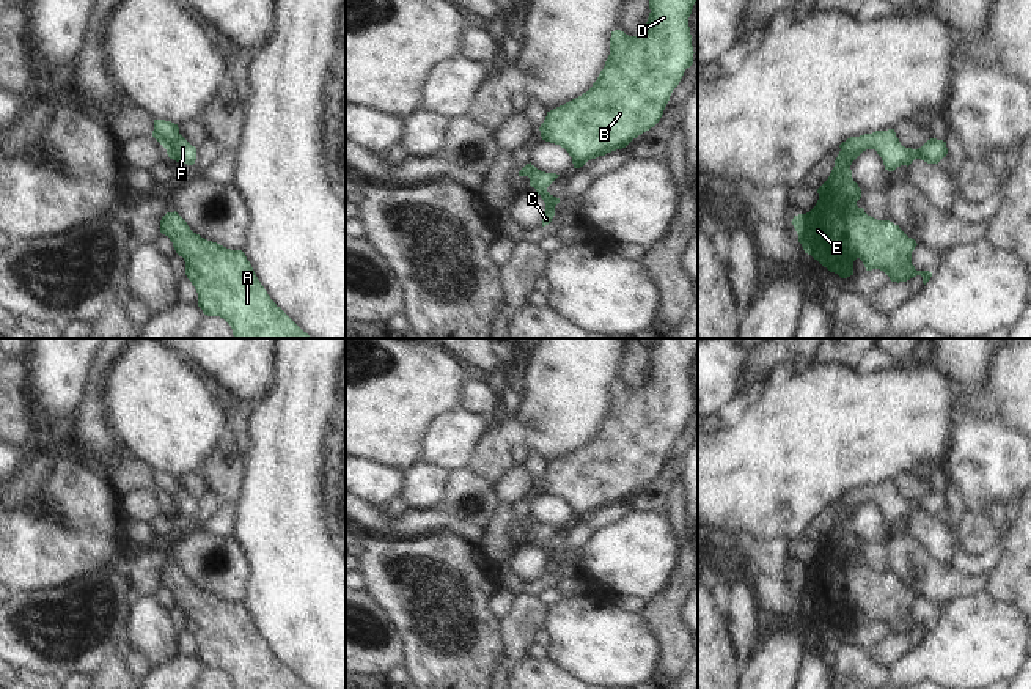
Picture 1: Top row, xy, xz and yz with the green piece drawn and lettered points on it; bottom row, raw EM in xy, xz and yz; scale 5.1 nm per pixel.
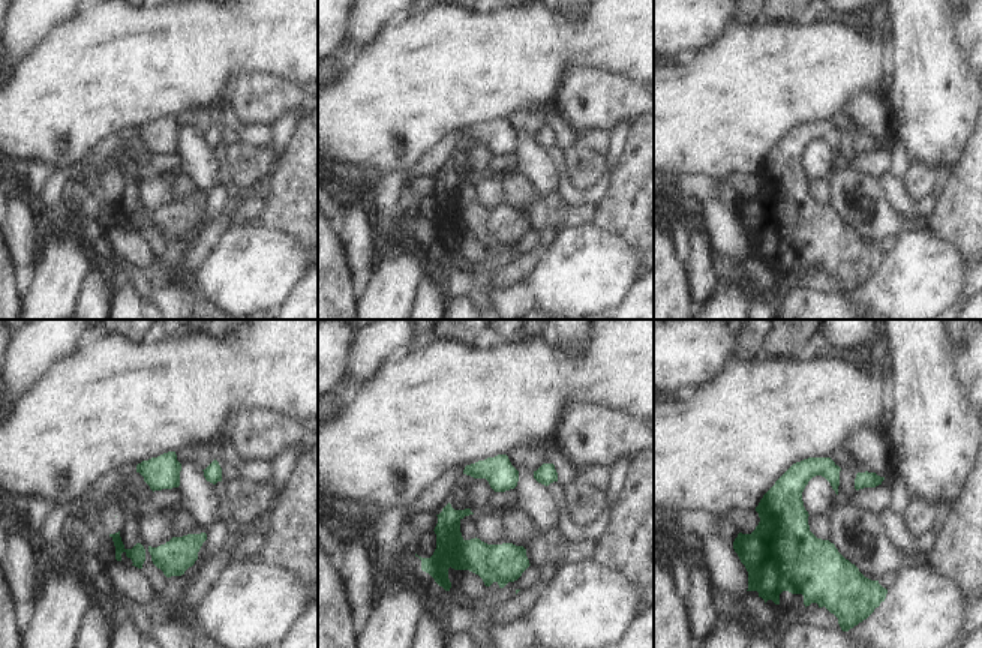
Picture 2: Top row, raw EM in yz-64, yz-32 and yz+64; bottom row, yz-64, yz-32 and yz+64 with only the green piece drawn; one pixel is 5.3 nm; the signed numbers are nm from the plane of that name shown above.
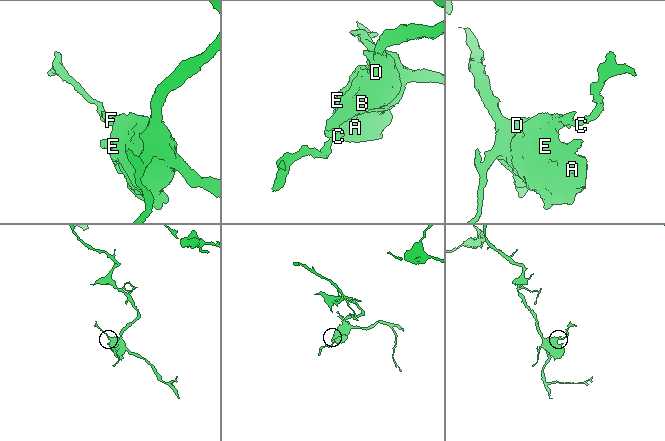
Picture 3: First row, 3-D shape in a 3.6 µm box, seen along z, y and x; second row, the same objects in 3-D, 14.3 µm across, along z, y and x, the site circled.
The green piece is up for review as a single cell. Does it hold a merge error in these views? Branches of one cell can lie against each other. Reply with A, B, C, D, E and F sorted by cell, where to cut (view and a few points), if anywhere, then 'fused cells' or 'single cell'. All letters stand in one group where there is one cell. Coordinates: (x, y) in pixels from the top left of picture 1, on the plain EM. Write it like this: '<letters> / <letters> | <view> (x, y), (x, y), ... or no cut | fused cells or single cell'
A B C D E F | no cut | single cell

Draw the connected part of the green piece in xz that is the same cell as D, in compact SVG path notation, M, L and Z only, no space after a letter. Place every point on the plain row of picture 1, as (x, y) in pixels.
M651 338L649 370L640 389L629 389L621 382L611 384L610 407L593 439L582 448L550 464L541 477L541 489L560 497L572 510L574 521L607 505L626 500L633 491L654 480L670 453L673 442L679 437L687 420L693 417L693 398L688 370L698 352L698 338Z

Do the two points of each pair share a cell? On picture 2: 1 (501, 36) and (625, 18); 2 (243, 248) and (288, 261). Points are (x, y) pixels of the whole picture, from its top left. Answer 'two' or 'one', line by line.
1: one
2: one

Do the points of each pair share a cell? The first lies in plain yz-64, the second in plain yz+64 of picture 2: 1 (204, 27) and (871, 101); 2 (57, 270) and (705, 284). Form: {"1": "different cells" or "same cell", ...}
{"1": "different cells", "2": "different cells"}

